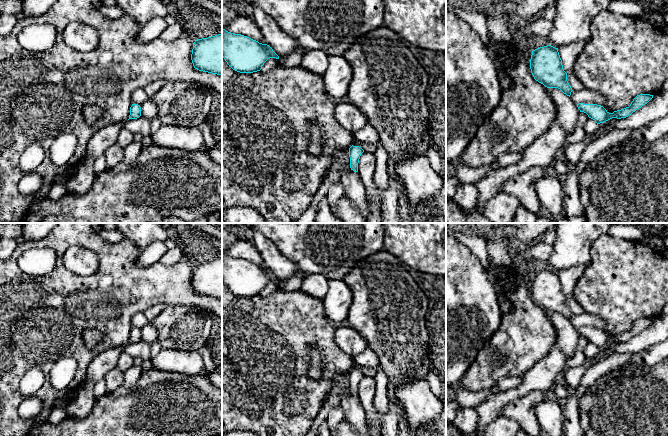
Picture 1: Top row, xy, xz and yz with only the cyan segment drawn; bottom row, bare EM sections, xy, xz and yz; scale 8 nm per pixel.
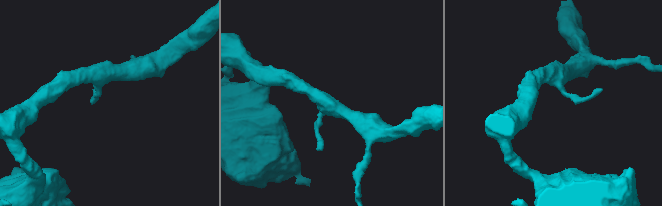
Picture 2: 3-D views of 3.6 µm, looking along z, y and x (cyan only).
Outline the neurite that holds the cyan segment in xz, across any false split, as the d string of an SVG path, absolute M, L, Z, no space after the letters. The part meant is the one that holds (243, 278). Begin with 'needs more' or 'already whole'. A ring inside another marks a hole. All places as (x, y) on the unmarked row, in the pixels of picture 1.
already whole; M222 253L222 281L240 297L260 295L269 282L279 283L273 273L247 260Z

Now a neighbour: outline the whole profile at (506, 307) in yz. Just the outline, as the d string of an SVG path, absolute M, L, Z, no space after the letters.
M499 297L500 301L500 309L502 314L510 313L513 309L513 306L510 301L507 300L506 297Z

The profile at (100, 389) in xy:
M104 378L95 383L94 385L94 395L95 399L100 399L103 395L107 393L106 383Z

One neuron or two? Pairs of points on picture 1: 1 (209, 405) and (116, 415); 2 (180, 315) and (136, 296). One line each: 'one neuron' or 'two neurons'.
1: one neuron
2: two neurons

